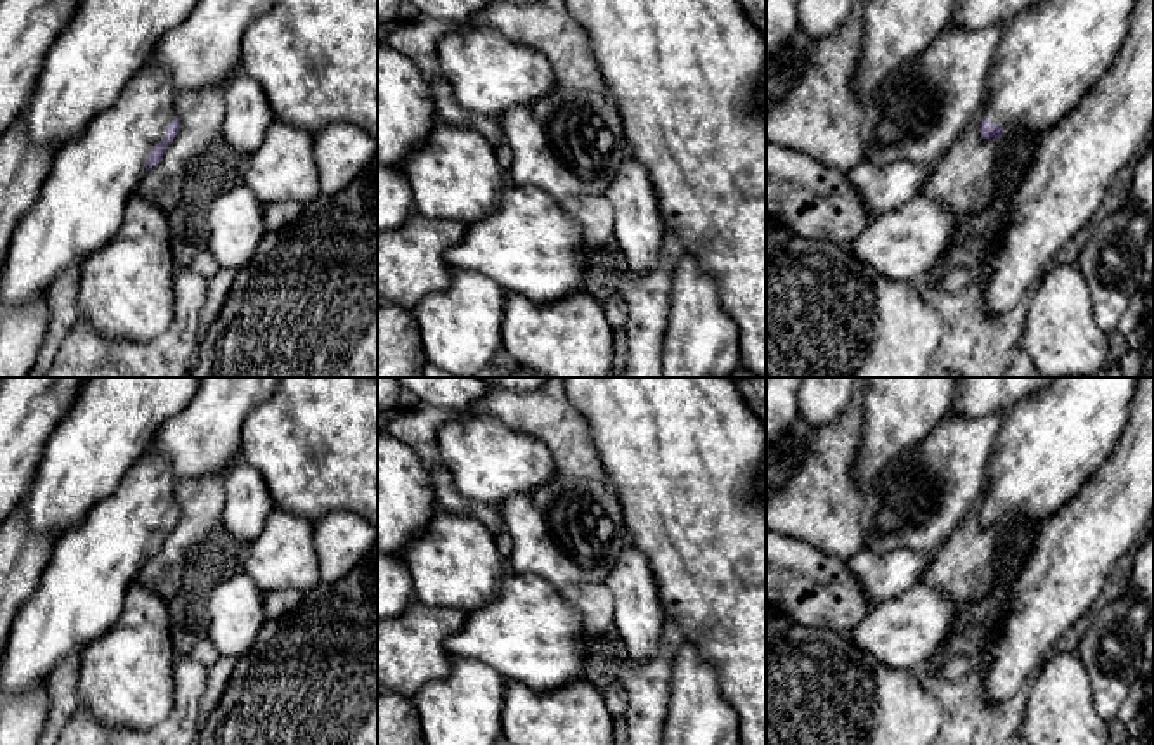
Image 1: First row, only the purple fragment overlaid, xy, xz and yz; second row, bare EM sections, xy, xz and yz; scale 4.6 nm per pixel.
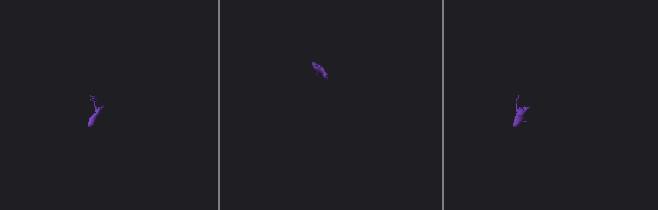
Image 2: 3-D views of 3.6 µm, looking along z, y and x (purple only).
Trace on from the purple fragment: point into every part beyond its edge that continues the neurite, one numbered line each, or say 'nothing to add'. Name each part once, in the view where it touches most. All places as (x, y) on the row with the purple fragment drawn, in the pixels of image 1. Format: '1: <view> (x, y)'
1: xy (78, 210)

